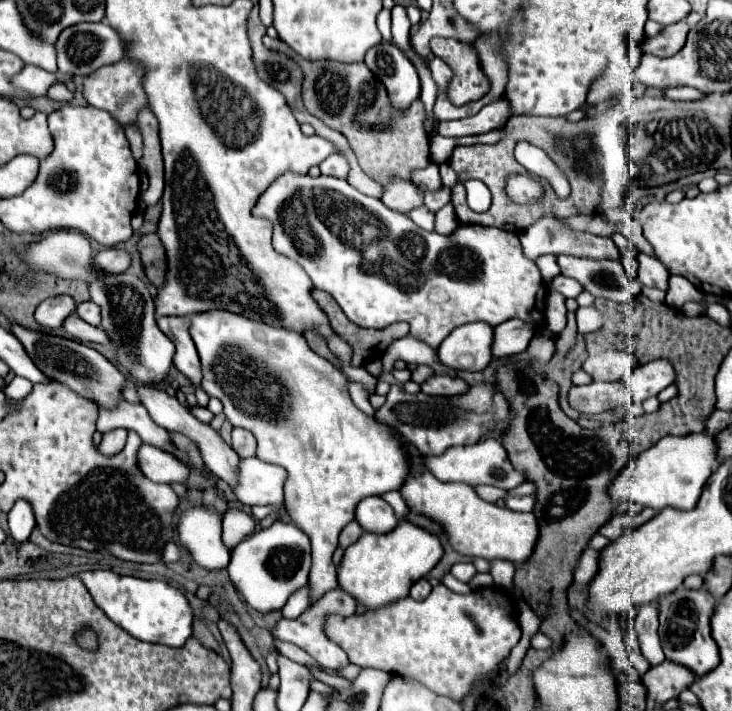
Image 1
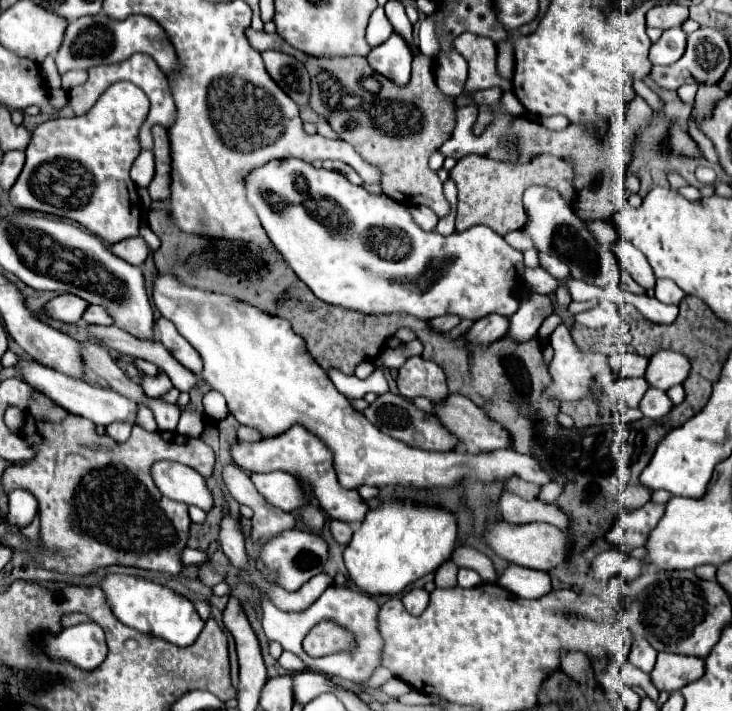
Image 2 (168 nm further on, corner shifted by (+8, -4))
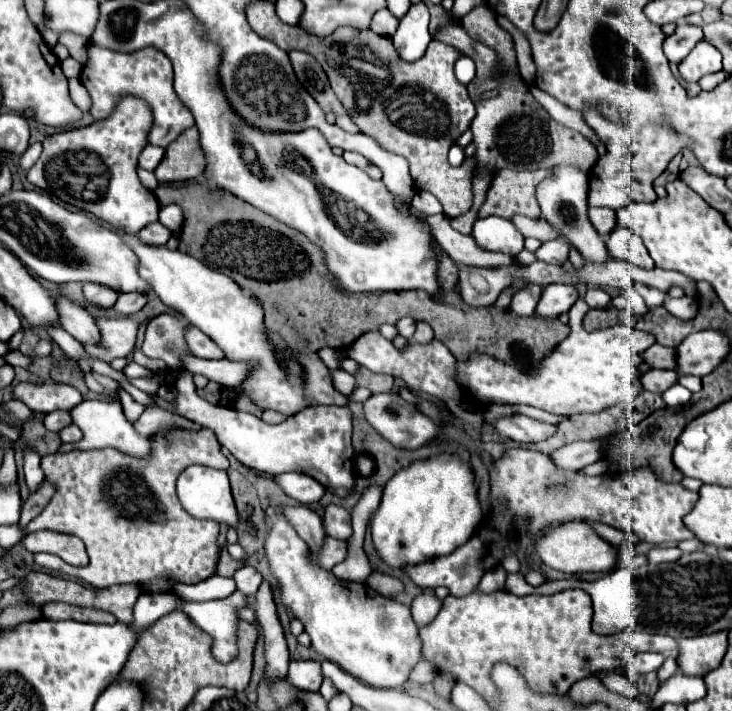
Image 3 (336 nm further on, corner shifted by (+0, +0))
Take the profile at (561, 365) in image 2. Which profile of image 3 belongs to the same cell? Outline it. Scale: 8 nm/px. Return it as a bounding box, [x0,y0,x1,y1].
[454,299,656,415]

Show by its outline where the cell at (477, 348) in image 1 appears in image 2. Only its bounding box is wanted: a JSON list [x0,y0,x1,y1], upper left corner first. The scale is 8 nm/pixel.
[464,315,508,347]

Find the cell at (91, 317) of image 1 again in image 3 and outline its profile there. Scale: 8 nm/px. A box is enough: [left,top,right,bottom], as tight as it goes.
[114,293,148,315]

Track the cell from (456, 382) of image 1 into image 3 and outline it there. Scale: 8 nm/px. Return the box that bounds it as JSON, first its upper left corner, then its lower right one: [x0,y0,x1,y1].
[492,415,556,443]

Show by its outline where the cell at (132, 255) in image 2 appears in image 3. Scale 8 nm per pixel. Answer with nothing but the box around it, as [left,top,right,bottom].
[138,221,172,245]

